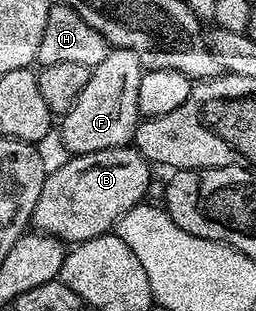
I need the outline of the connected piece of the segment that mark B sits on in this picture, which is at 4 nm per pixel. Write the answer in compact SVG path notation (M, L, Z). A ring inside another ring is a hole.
M133 147L121 149L105 149L91 153L79 153L71 156L70 161L49 170L44 179L44 187L40 187L40 199L36 199L32 225L39 233L57 237L63 243L77 243L96 239L100 235L111 232L118 220L132 207L143 204L145 189L151 176L151 164Z

